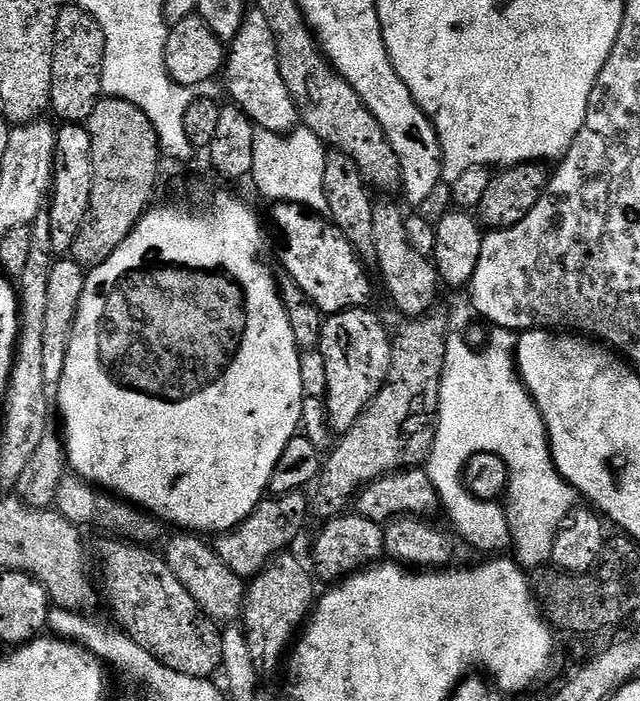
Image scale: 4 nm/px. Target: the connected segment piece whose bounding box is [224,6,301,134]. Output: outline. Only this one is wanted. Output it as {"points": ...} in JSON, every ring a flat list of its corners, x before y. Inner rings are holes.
{"points":[[258,6,245,11,243,24,230,42,224,78,228,80,228,90,235,99,233,100,235,105,243,109,258,128,286,134,299,127,300,111,297,110,289,86,283,81,278,62,276,35,270,29,270,22,265,12]]}

